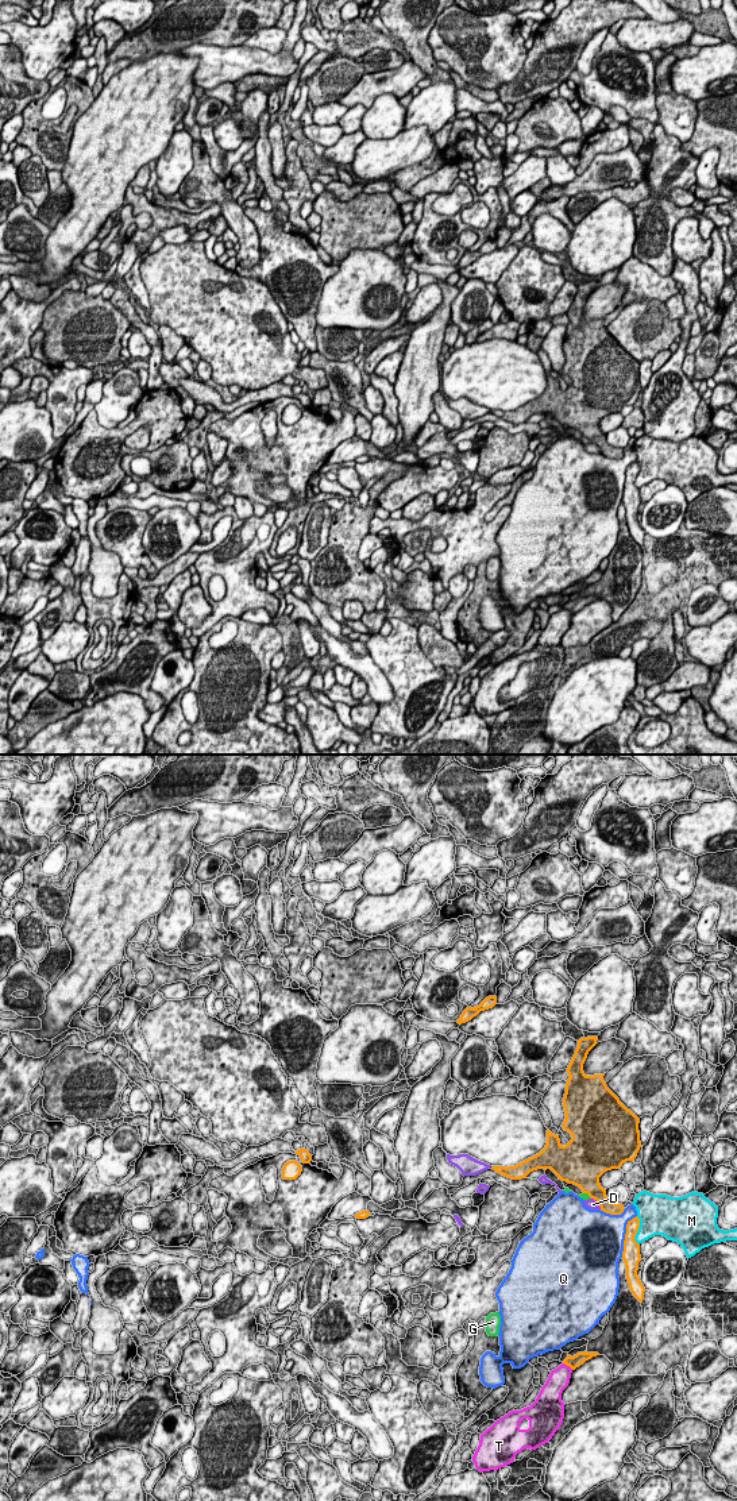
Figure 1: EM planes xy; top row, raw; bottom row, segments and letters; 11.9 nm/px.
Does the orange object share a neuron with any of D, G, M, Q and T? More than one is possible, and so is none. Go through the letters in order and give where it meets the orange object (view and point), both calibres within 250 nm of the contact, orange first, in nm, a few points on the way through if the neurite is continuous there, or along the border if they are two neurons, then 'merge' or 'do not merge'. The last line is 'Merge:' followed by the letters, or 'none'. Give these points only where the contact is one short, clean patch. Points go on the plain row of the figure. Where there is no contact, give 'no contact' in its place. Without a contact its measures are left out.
D: contact xy (598, 446); calibres 240 and 130 nm; do not merge
G: contact xy (587, 438); calibres 360 and 90 nm; do not merge
M: contact xy (637, 474); calibres 190 and 380 nm; do not merge
Q: contact xy (625, 479); calibres 220 and 480 nm; do not merge
T: contact xy (568, 609); calibres 140 and 260 nm; do not merge
Merge: none

